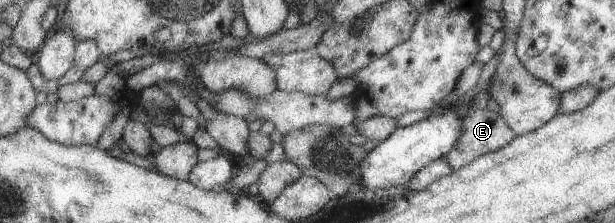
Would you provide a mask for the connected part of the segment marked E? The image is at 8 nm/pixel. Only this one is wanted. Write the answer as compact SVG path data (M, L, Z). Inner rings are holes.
M469 104L466 109L468 112L462 121L462 134L443 156L452 169L458 169L482 154L500 149L516 136L499 113L479 109L474 104Z

